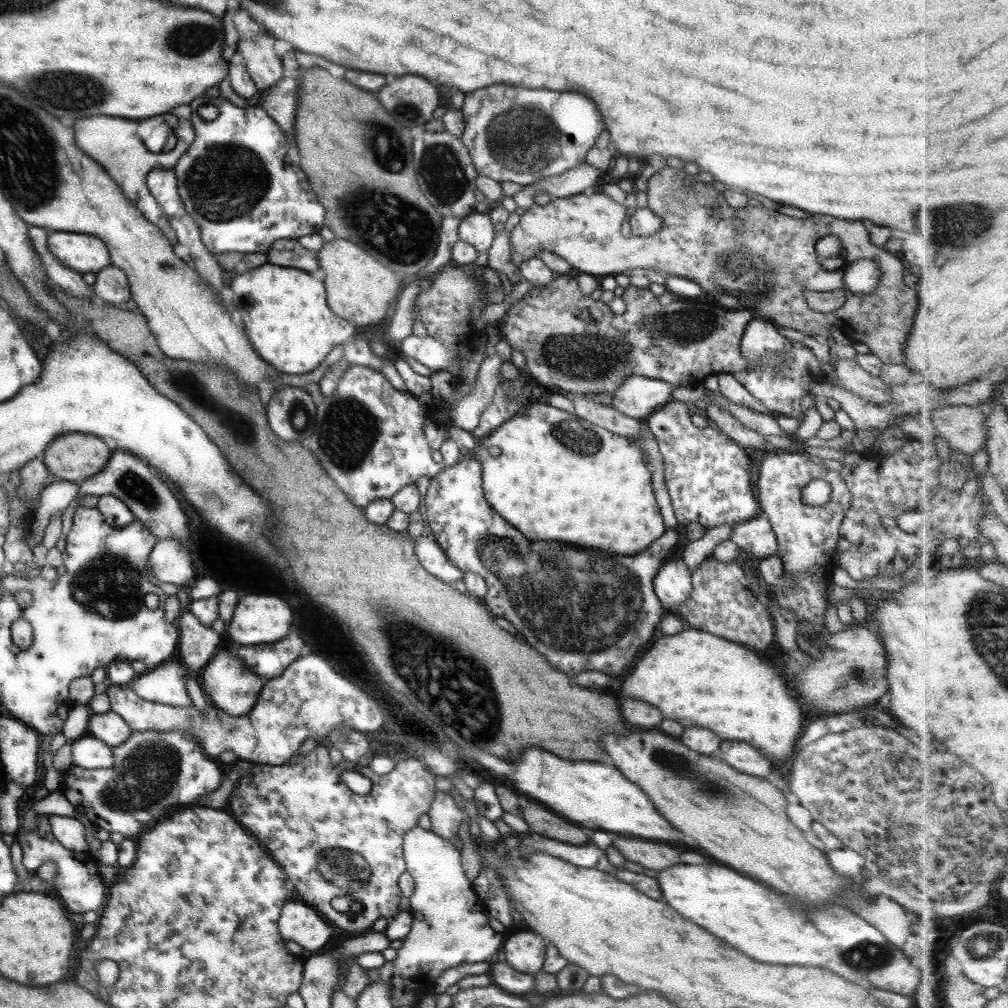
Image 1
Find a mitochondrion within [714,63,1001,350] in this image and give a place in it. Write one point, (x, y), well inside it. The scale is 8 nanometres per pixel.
(954, 225)

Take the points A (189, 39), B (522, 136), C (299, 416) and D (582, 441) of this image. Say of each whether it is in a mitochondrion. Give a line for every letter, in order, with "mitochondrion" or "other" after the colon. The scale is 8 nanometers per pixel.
A: mitochondrion
B: mitochondrion
C: mitochondrion
D: mitochondrion

